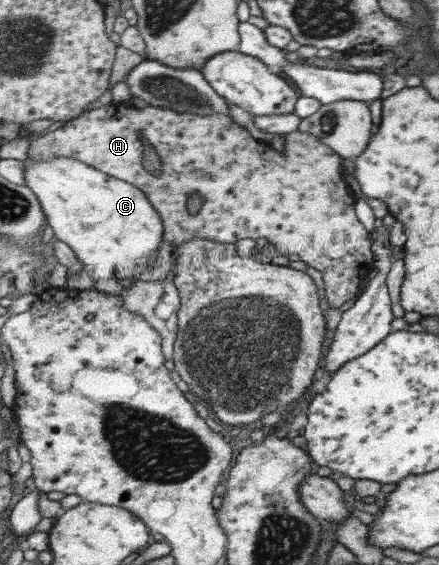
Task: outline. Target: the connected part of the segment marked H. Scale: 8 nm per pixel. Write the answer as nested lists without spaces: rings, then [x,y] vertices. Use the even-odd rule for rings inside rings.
[[[111,102],[83,113],[81,117],[52,132],[33,137],[28,144],[29,156],[35,160],[65,156],[77,158],[145,192],[147,199],[162,216],[166,234],[155,262],[145,272],[134,274],[135,279],[172,278],[177,265],[176,247],[196,236],[231,243],[243,238],[263,239],[274,244],[286,257],[298,255],[303,263],[321,272],[325,297],[333,308],[339,308],[355,298],[363,279],[376,268],[375,254],[369,239],[371,234],[355,214],[357,198],[351,194],[349,182],[343,173],[343,157],[310,132],[297,130],[286,134],[285,147],[278,153],[267,142],[253,138],[249,130],[237,125],[227,114],[218,112],[213,116],[203,116],[160,106],[137,108],[125,102]],[[193,194],[197,194],[203,202],[197,214],[191,214],[189,210],[189,200]]]

